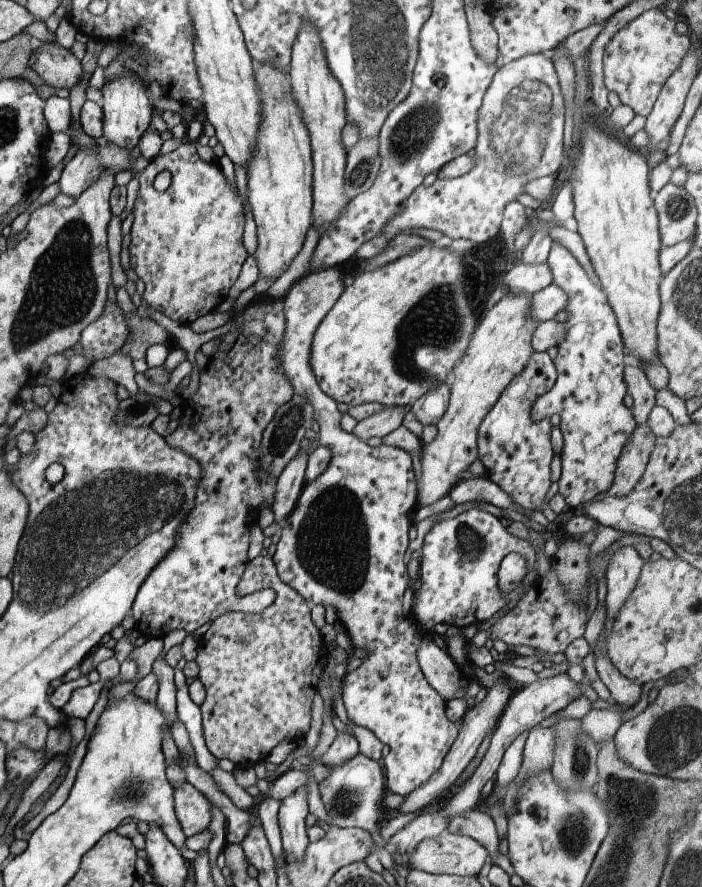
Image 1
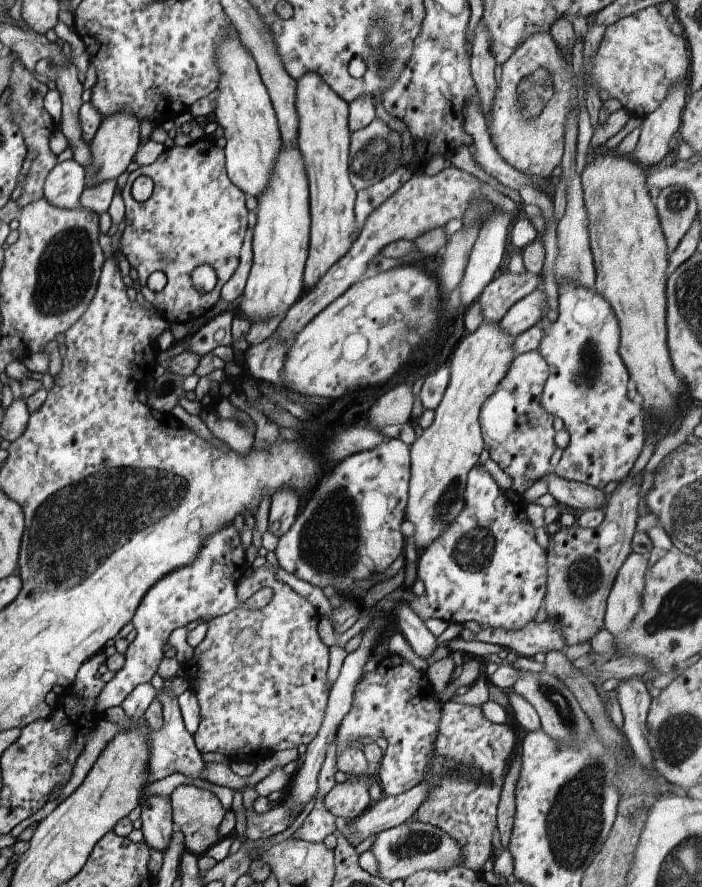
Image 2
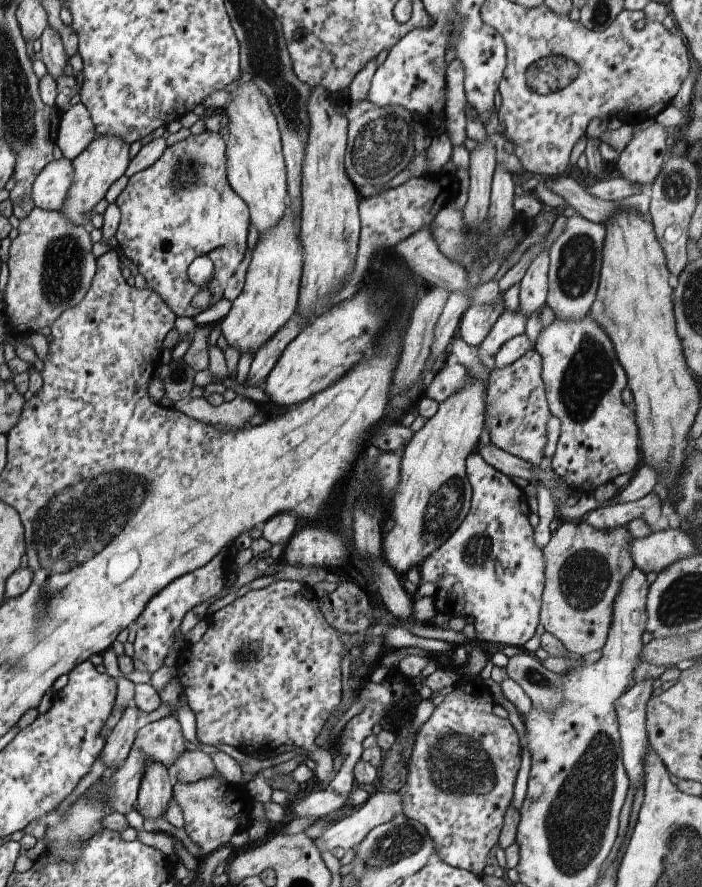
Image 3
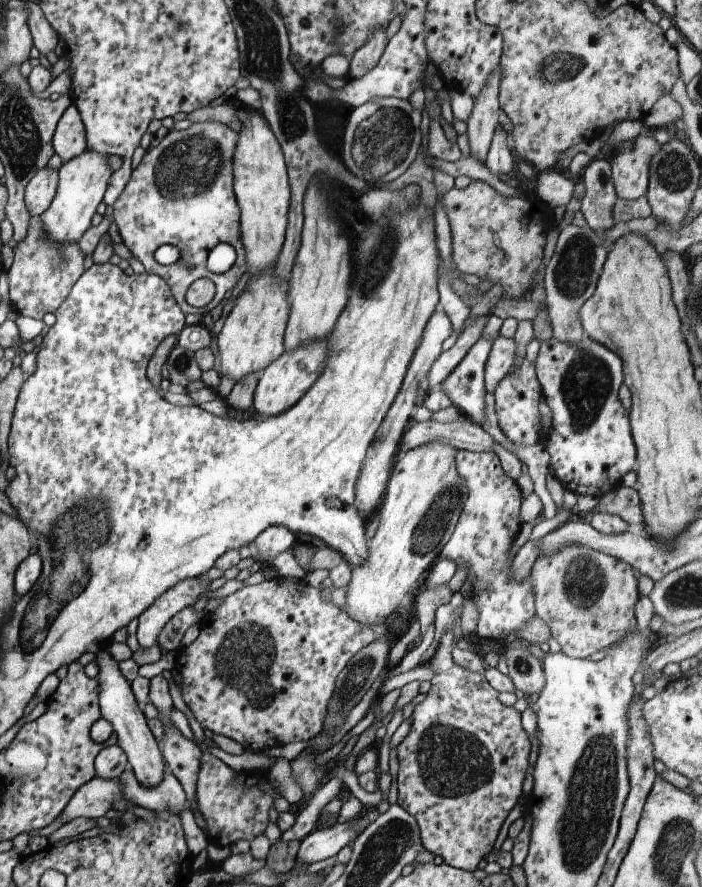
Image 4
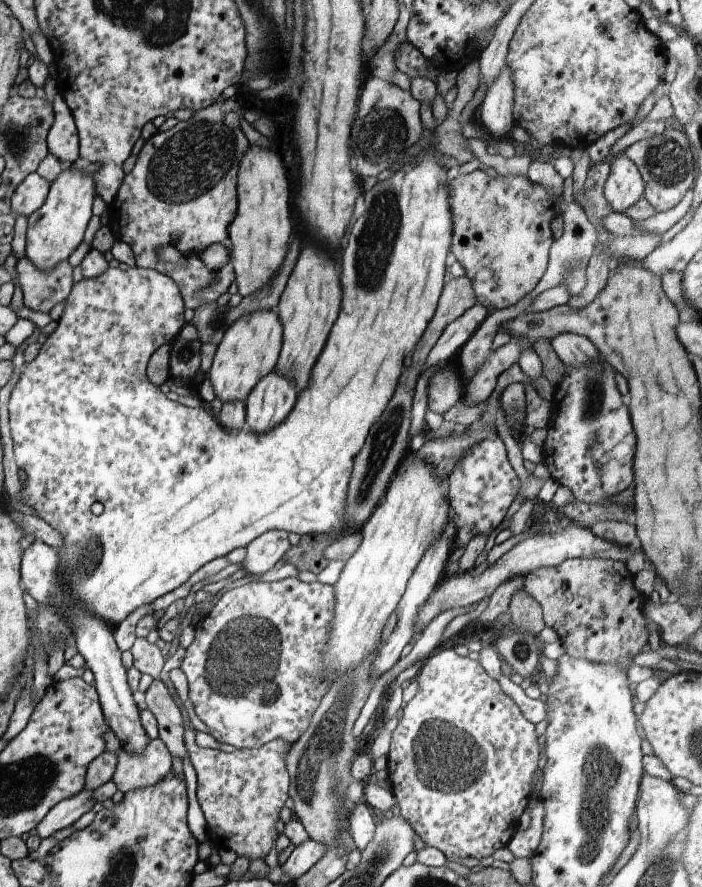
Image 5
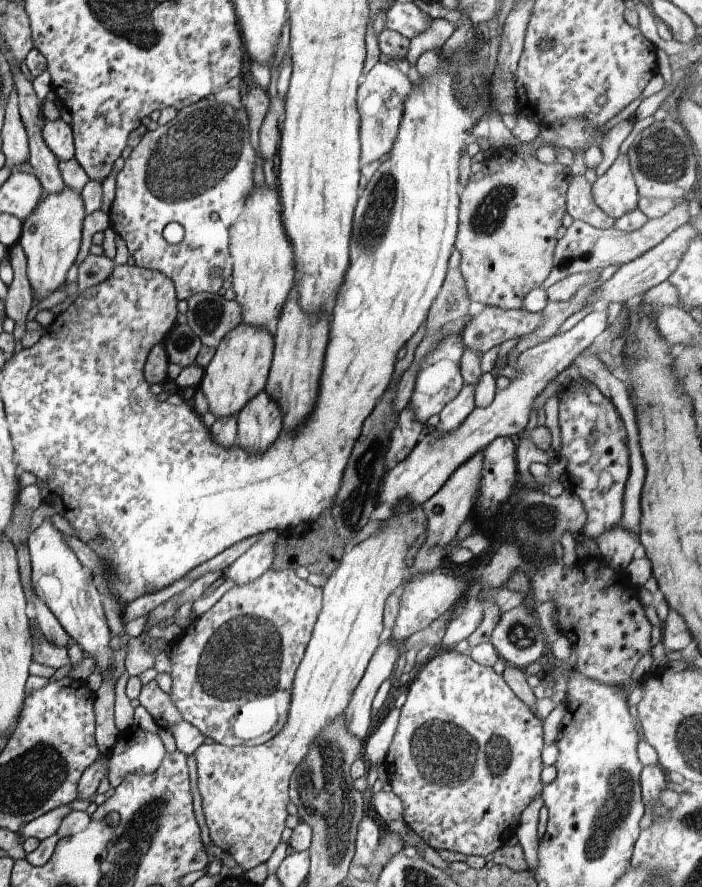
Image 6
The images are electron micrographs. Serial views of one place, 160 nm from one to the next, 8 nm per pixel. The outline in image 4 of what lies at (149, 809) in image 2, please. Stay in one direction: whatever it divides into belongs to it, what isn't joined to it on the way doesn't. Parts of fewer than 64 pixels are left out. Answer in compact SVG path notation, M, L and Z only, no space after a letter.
M107 644L94 647L96 659L100 666L97 679L99 680L99 705L101 716L113 726L116 744L124 750L129 762L129 767L133 770L141 787L151 789L158 786L167 770L160 744L150 732L147 718L140 710L135 699L131 683L129 683L121 673L116 661L107 652Z

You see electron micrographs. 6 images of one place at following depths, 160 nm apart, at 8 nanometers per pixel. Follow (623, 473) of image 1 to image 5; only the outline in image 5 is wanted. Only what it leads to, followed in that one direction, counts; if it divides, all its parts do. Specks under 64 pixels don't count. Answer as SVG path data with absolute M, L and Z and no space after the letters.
M573 558L553 567L540 567L529 572L523 588L543 610L544 622L553 628L566 653L577 659L605 665L618 665L628 670L634 665L632 658L648 644L649 630L644 613L645 596L635 587L634 575L626 568L625 561L603 558Z

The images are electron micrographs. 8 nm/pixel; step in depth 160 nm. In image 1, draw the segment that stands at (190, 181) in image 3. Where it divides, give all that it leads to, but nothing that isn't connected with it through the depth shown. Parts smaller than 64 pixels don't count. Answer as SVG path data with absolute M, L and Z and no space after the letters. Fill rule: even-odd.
M185 139L176 149L164 155L158 155L150 161L150 164L139 174L138 178L140 182L140 191L135 200L134 205L134 220L131 226L130 238L131 243L129 245L130 253L130 266L132 270L137 274L138 278L145 284L145 291L143 298L146 300L149 308L162 312L171 318L180 322L180 324L189 325L192 324L197 318L206 316L208 313L214 312L215 308L222 304L229 295L229 290L236 282L236 279L241 273L244 261L250 254L246 252L246 248L242 243L242 234L244 234L244 208L243 200L236 194L234 186L226 181L226 177L218 164L210 164L202 160L198 152L196 151L195 142L191 142ZM162 170L170 170L172 173L172 184L165 191L158 191L154 189L154 178Z

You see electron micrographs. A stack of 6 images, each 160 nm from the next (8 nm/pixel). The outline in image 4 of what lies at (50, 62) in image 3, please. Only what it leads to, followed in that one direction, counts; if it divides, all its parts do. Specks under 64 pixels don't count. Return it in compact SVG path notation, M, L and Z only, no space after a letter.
M26 2L26 4L29 8L28 24L33 36L33 46L38 49L39 54L46 57L56 48L59 34L44 16L41 6L33 2Z

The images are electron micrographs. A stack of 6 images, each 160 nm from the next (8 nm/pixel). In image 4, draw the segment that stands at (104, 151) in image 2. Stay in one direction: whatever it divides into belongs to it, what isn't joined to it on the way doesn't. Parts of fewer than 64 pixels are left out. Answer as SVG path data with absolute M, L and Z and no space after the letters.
M84 151L59 168L57 193L51 205L41 214L44 230L52 240L60 244L78 242L82 234L91 228L92 218L97 213L97 207L103 202L113 174L107 159L106 155Z

